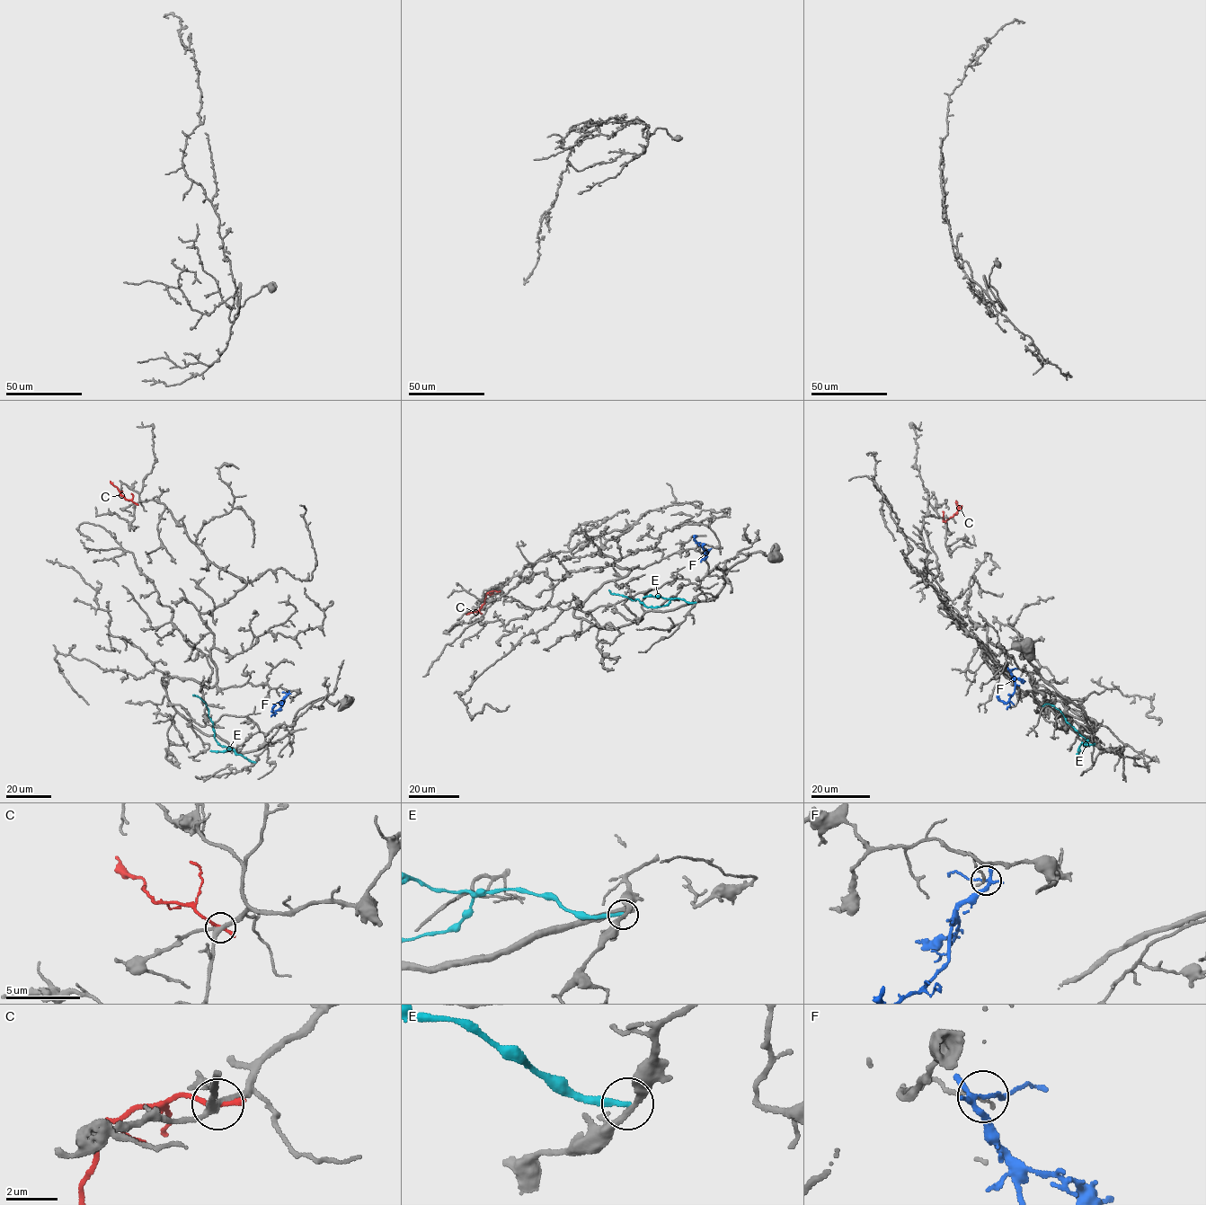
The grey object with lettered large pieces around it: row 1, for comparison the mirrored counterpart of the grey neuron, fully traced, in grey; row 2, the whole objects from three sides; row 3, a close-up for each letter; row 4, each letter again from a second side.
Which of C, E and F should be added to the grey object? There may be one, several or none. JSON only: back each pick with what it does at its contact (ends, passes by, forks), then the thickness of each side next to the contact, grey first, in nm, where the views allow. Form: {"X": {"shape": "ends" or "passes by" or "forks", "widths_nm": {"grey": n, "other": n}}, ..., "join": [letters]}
{"join": []}

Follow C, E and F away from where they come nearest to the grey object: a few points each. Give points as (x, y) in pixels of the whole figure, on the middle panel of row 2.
C: (498, 591), (487, 593), (479, 611), (466, 614)
E: (696, 602), (674, 598), (665, 606), (651, 607), (637, 599), (611, 593), (608, 590)
F: (709, 551), (704, 552), (693, 537)

